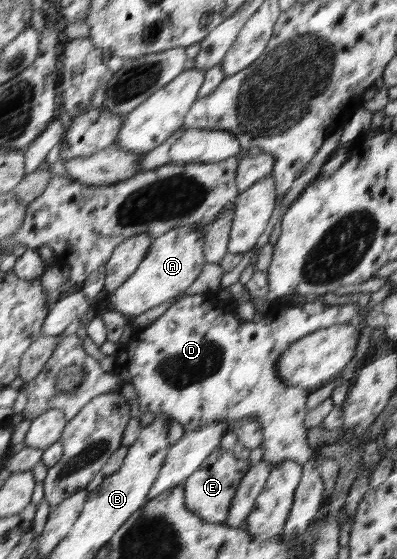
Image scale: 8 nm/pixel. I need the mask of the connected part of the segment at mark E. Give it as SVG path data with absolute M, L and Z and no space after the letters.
M215 449L203 461L202 467L182 483L186 488L187 510L199 514L203 521L214 523L214 525L226 525L226 517L230 513L230 504L236 488L250 466L249 459L238 461L232 450Z

